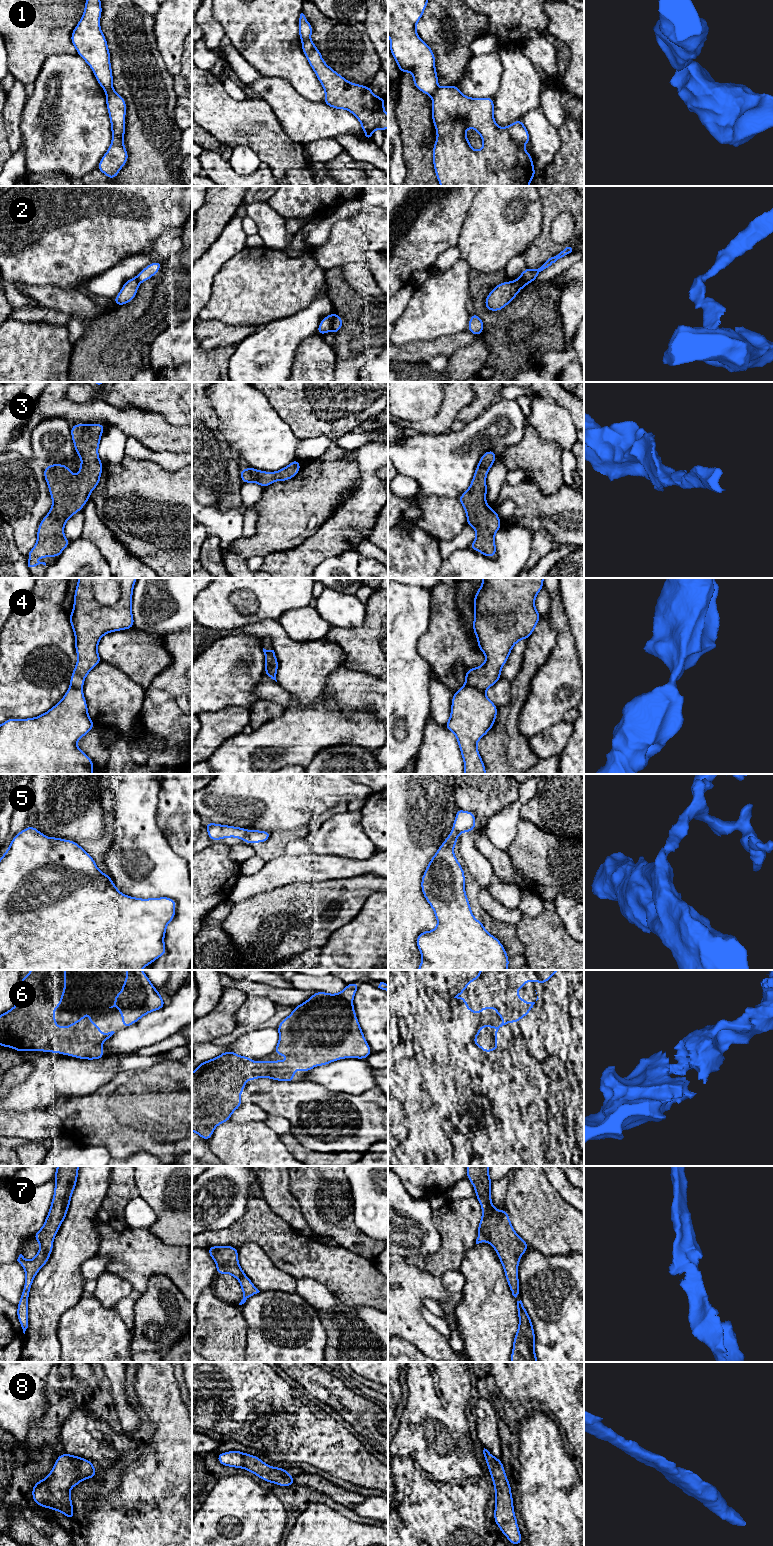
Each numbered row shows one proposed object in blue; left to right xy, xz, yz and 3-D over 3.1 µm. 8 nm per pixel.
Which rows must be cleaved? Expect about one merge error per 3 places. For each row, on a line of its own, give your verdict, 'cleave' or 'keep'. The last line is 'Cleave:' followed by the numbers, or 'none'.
1: cleave
2: cleave
3: keep
4: cleave
5: keep
6: keep
7: keep
8: keep
Cleave: 1, 2, 4

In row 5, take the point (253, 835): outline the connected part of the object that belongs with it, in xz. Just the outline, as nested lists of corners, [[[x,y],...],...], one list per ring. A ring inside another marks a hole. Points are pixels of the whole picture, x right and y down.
[[[205,822],[207,833],[212,841],[220,839],[235,837],[242,839],[245,843],[263,843],[267,841],[272,834],[268,831],[247,830],[241,827],[234,827],[229,825],[221,825],[210,822]]]

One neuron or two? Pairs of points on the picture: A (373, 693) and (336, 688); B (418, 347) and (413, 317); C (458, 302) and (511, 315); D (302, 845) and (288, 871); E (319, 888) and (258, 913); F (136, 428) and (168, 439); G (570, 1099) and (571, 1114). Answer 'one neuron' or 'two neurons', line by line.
A: one neuron
B: two neurons
C: two neurons
D: two neurons
E: one neuron
F: one neuron
G: one neuron

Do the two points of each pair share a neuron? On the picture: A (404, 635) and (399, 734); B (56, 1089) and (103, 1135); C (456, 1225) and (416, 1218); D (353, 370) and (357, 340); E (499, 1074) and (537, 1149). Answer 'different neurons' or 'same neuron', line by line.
A: same neuron
B: different neurons
C: different neurons
D: different neurons
E: different neurons

